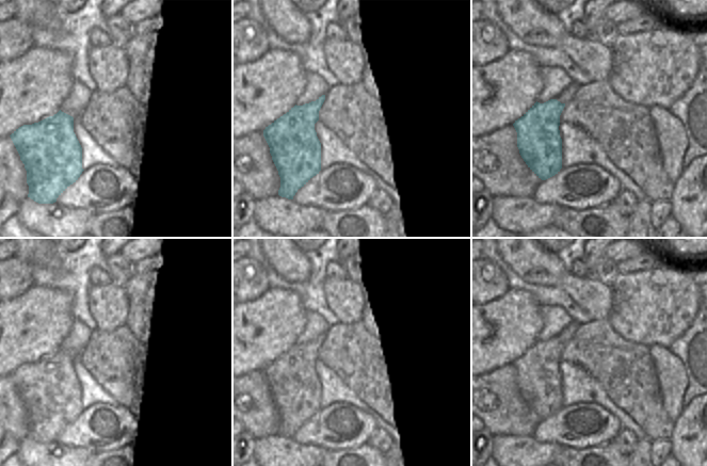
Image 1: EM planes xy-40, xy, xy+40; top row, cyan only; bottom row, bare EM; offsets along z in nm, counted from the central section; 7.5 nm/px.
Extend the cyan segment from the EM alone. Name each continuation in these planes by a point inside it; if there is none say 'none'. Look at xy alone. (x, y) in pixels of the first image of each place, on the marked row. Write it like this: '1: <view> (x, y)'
none

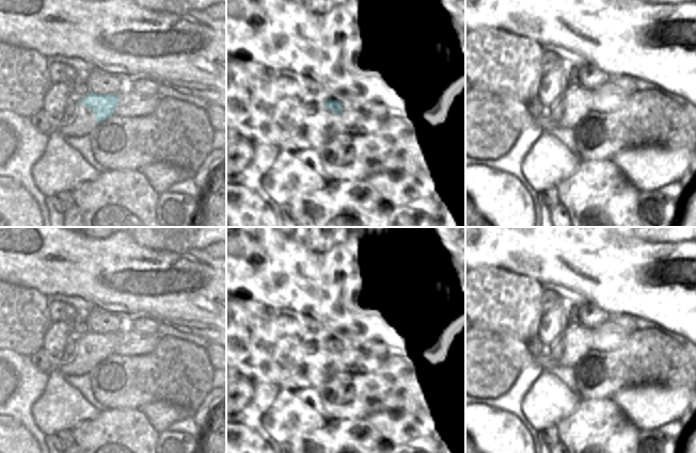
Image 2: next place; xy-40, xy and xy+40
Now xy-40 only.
none

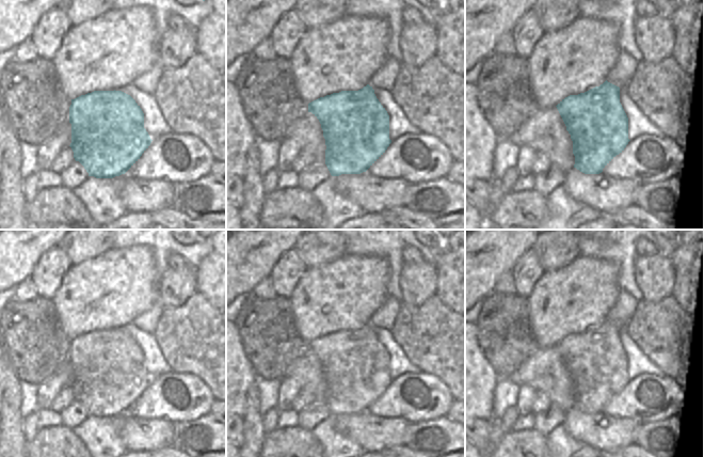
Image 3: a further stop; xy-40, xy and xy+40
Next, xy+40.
none

